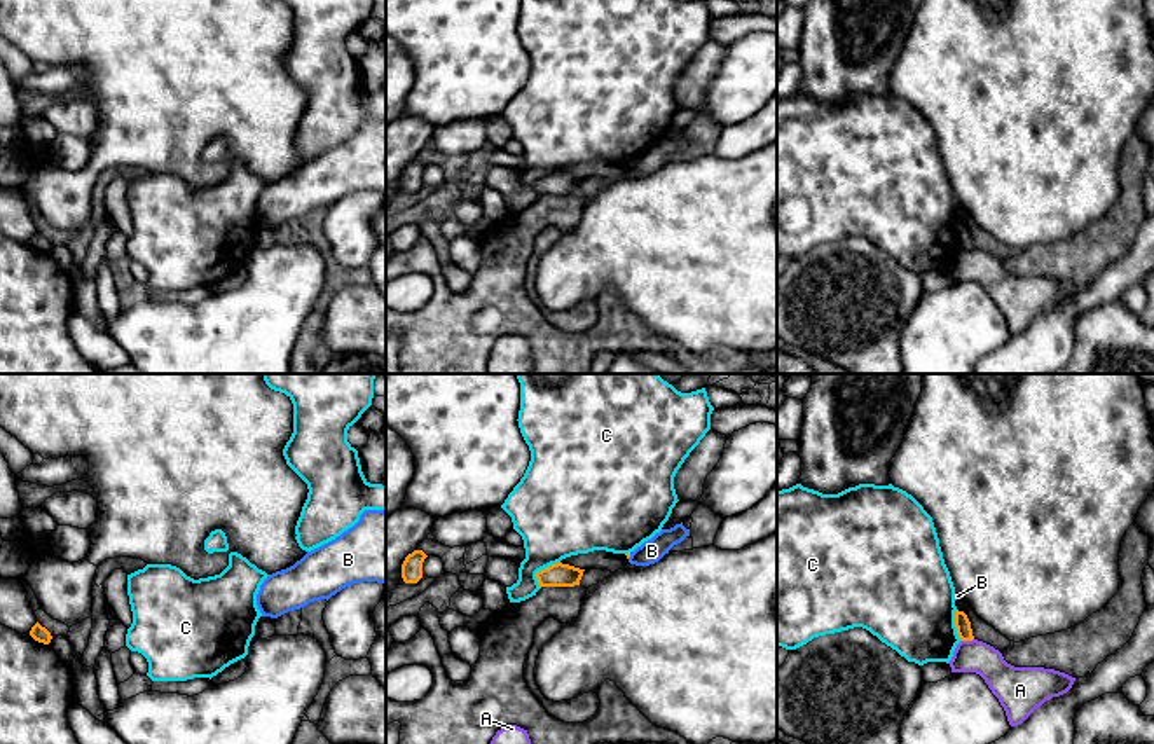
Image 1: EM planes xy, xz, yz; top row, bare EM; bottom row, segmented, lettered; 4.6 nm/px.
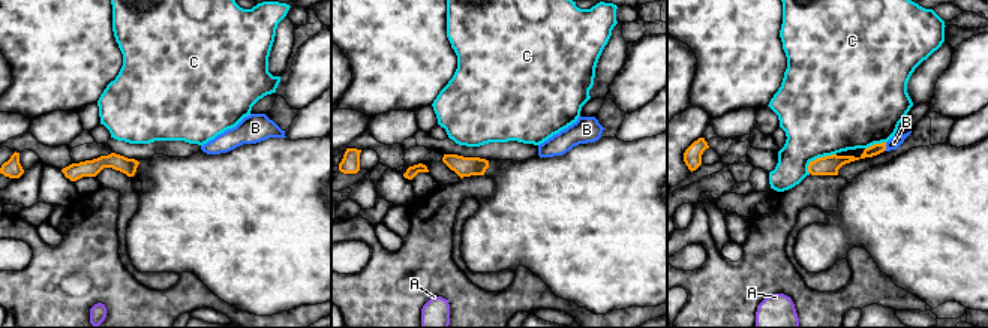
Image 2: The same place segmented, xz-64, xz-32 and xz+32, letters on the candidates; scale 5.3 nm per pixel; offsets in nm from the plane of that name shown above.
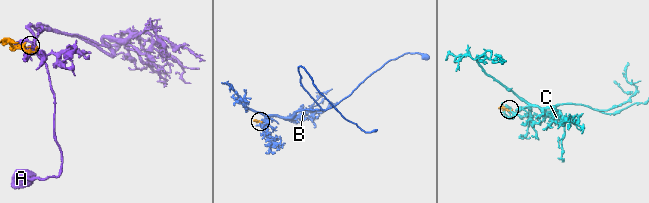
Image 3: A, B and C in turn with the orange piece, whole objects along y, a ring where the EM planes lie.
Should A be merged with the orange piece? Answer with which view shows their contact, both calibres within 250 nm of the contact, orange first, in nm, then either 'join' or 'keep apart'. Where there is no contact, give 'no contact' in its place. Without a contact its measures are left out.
contact in yz; calibres 70 and 150 nm; keep apart

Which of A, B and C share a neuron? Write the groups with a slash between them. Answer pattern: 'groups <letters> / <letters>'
groups A / B / C

